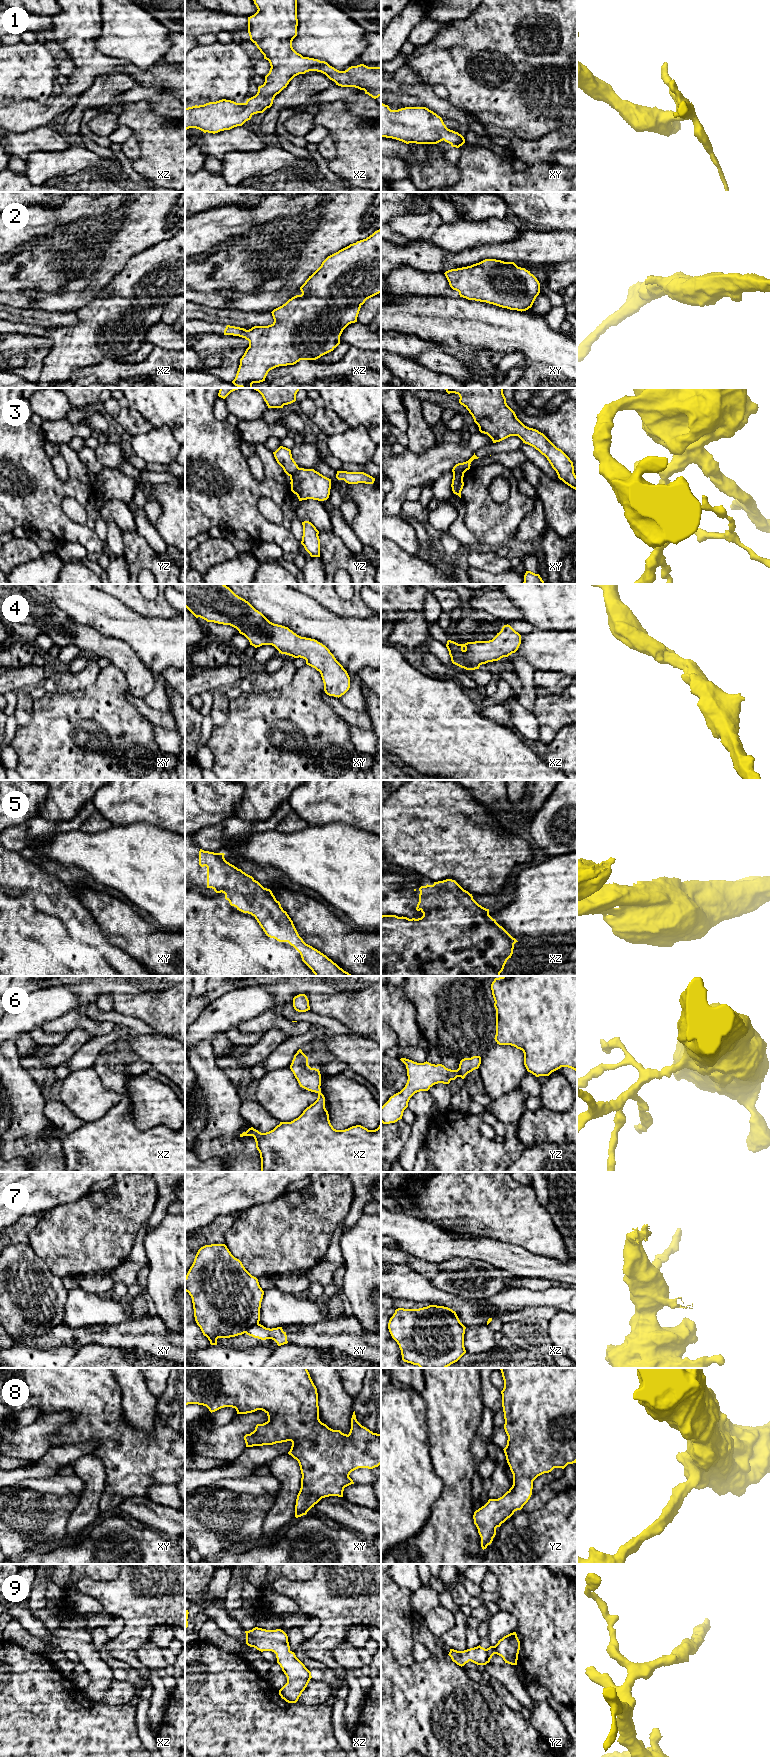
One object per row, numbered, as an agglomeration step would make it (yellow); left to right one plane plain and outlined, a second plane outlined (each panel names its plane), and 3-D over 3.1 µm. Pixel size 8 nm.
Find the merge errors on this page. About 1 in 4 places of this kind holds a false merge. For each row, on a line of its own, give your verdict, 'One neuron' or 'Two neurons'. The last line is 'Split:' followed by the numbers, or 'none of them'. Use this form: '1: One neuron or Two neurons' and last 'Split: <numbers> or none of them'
1: One neuron
2: One neuron
3: Two neurons
4: One neuron
5: One neuron
6: One neuron
7: Two neurons
8: One neuron
9: One neuron
Split: 3, 7

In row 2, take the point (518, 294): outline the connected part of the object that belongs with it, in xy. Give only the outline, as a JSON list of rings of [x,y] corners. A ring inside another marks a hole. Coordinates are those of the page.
[[[485,259],[444,274],[460,297],[510,310],[528,310],[540,293],[537,278],[514,262]]]

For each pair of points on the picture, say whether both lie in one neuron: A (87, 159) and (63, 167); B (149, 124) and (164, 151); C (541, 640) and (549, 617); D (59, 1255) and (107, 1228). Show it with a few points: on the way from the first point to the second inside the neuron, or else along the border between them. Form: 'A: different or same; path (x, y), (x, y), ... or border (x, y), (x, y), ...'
A: same; path (81, 159), (74, 159), (69, 162)
B: same; path (154, 131), (164, 141), (164, 144)
C: different; border (534, 626), (540, 629), (566, 630)
D: same; path (71, 1243), (76, 1238), (95, 1234)

